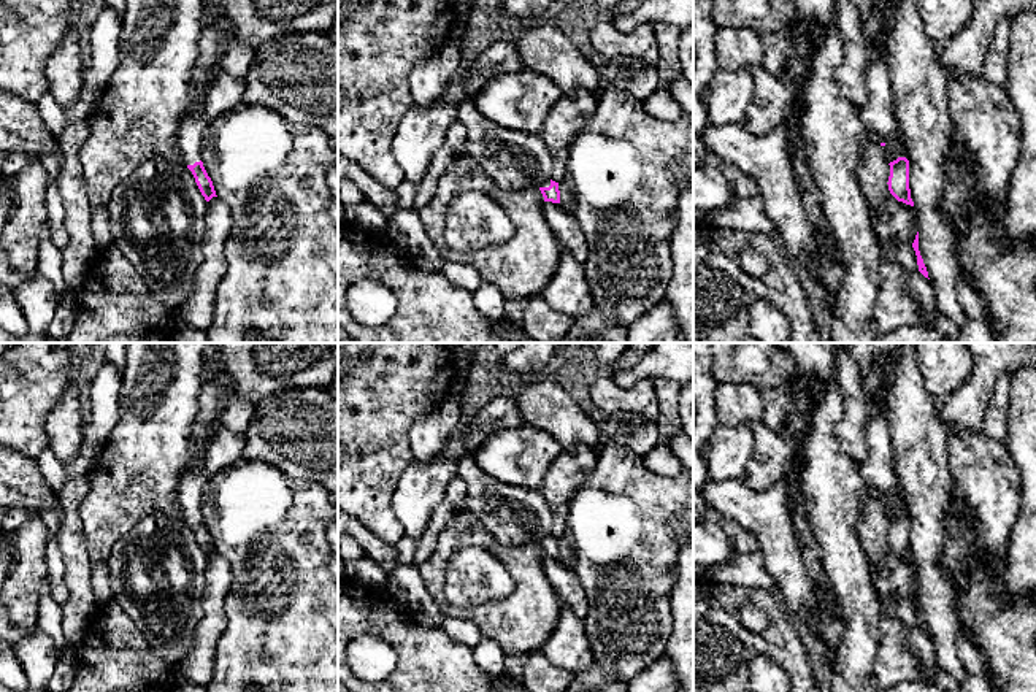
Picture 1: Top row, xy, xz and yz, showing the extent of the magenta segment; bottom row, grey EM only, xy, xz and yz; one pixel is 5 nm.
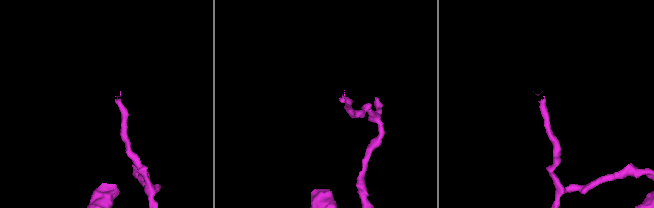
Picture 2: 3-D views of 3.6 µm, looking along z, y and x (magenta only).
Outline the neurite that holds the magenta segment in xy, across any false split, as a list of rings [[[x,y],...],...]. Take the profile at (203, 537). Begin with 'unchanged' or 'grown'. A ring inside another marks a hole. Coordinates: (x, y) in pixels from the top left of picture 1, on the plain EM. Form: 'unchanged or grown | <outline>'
grown | [[[201,451],[197,463],[194,467],[187,467],[178,484],[178,498],[184,519],[192,527],[195,538],[206,557],[209,557],[213,552],[217,552],[213,536],[201,517],[201,495],[209,478],[211,475],[205,468],[205,451]]]

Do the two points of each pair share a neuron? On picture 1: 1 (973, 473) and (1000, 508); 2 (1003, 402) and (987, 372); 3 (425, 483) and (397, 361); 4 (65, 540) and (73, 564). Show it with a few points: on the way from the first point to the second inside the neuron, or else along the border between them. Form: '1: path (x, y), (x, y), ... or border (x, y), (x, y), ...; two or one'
1: path (981, 481), (990, 491), (993, 500); one
2: border (1009, 373), (998, 381), (982, 422); two
3: border (413, 459), (402, 472), (392, 492); two
4: path (72, 546), (73, 557); one

